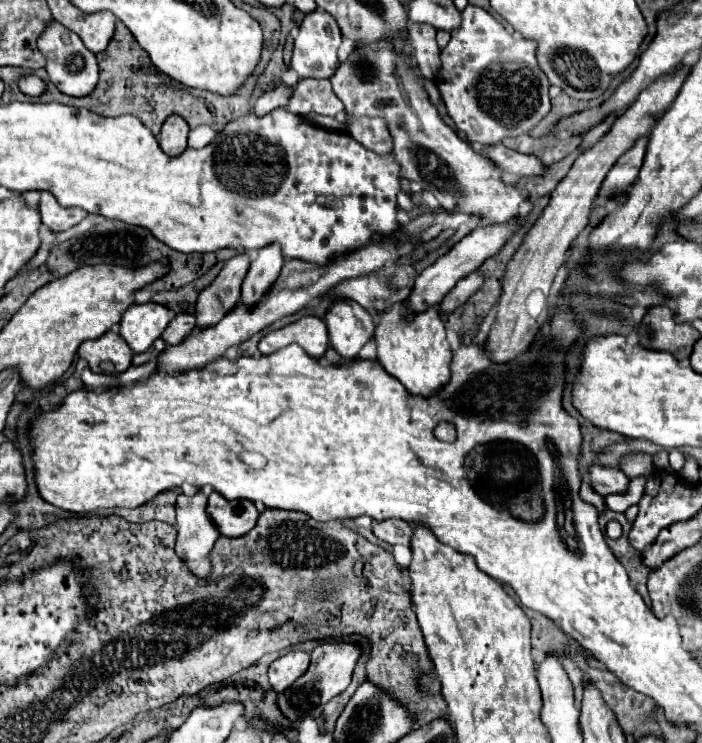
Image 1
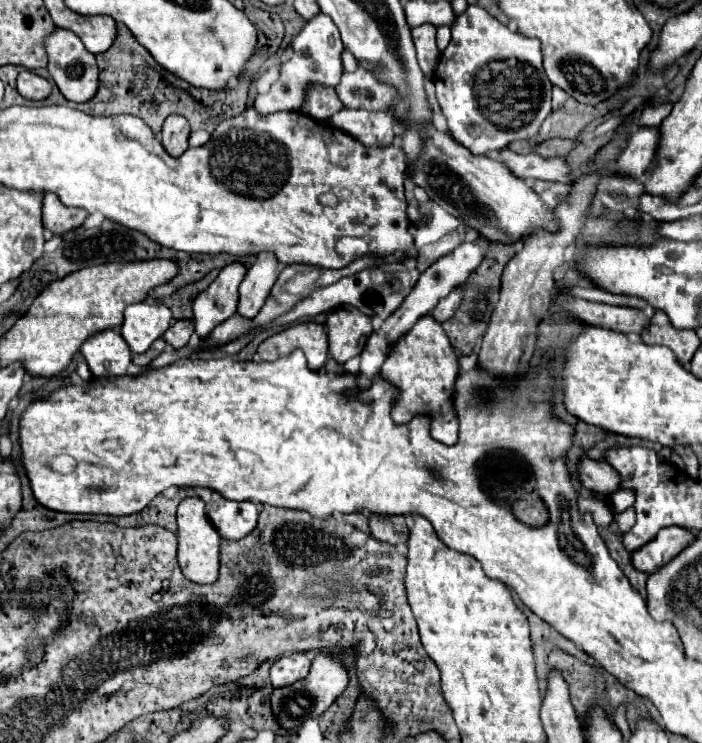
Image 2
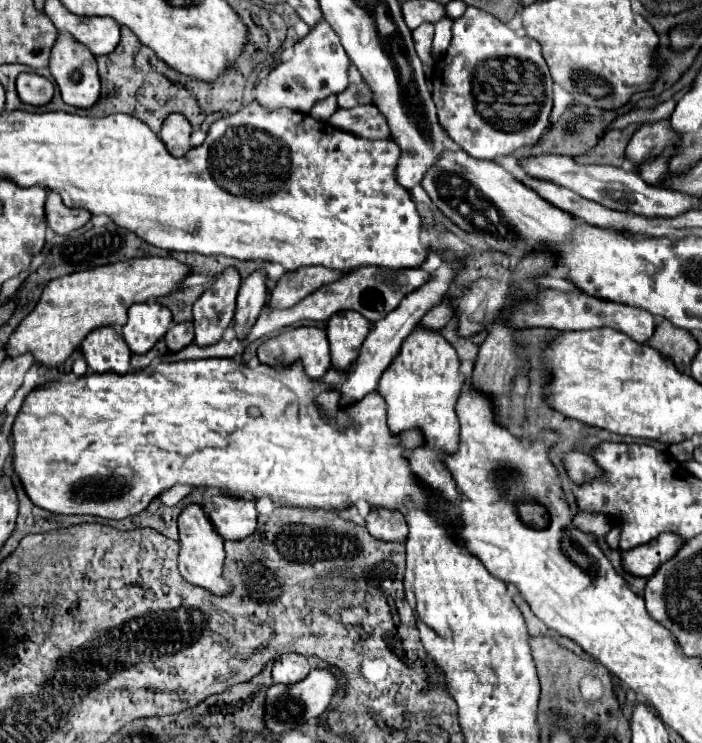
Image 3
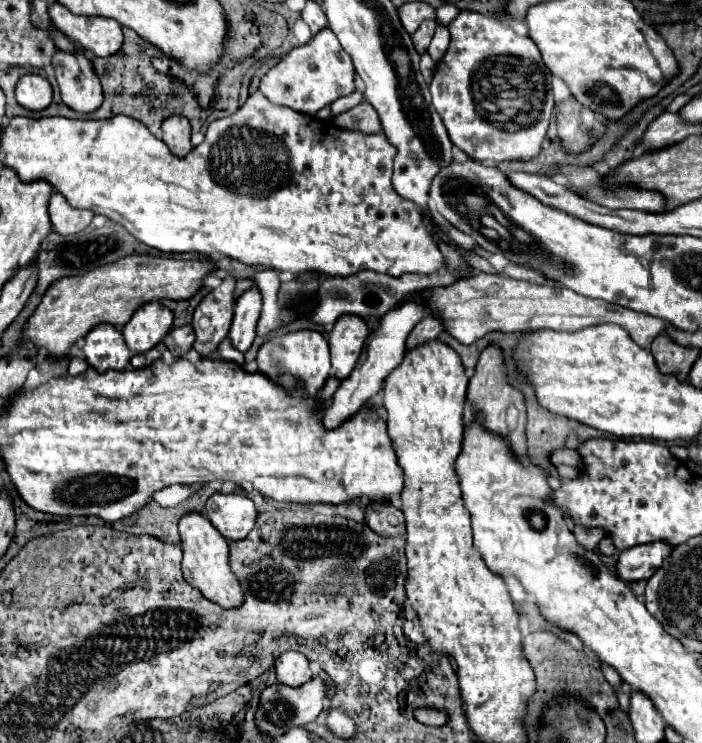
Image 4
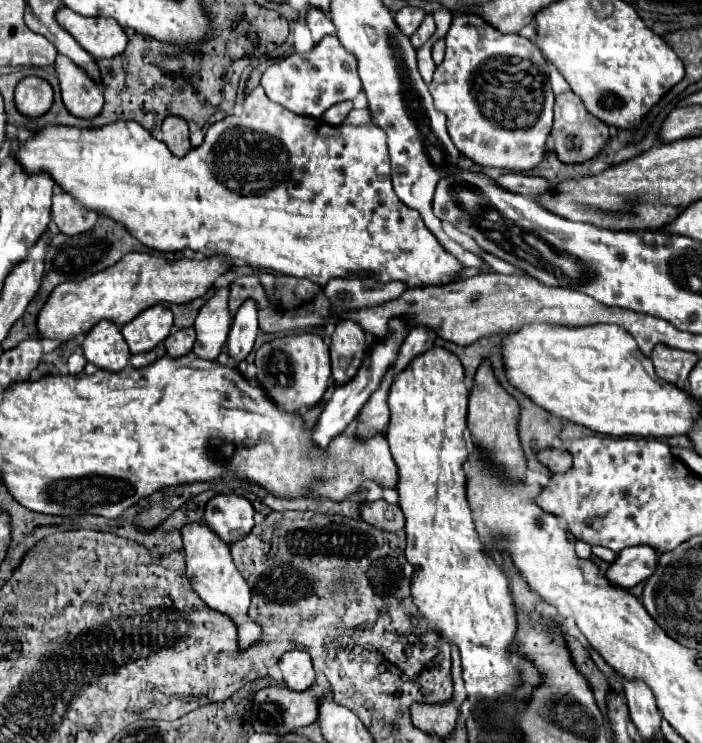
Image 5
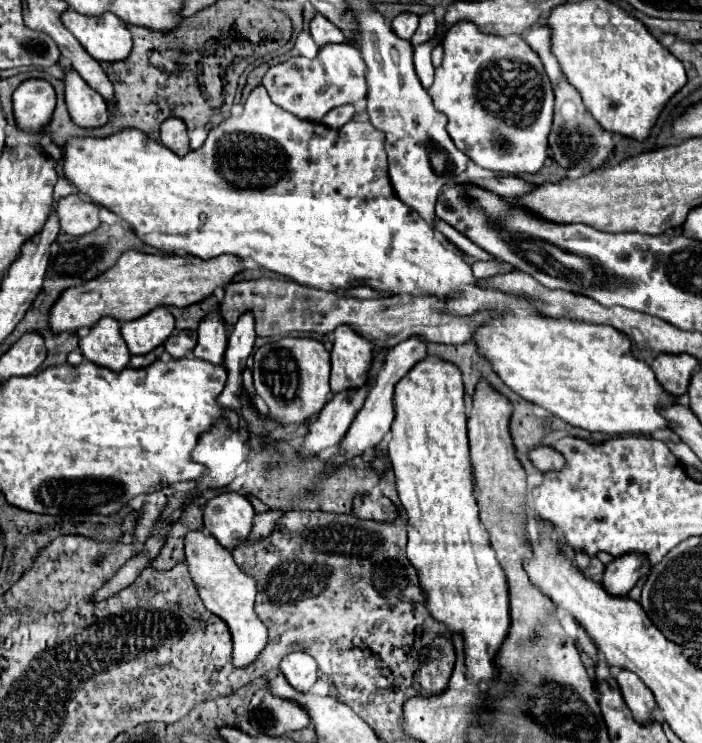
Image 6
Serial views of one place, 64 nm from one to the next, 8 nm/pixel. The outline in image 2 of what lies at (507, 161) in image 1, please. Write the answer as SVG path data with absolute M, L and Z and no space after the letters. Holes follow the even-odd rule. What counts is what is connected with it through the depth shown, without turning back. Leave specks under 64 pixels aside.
M508 148L498 152L502 162L522 180L552 180L570 184L574 174L570 176L570 168L564 164L564 158L542 158L538 154L516 154Z

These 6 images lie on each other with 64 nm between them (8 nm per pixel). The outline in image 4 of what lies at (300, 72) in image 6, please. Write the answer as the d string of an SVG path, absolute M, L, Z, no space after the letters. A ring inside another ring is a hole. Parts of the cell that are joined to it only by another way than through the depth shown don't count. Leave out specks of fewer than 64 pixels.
M322 28L318 34L312 36L308 44L294 48L260 80L260 92L272 104L288 106L308 116L314 116L326 104L334 102L340 96L348 96L354 90L356 88L354 88L352 60L344 52L344 48L340 48L340 42L330 28Z

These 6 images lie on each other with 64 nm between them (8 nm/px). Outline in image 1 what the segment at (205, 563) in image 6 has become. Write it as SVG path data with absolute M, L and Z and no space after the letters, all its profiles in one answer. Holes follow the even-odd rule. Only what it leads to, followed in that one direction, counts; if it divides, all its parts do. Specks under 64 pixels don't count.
M198 490L194 496L178 494L178 500L176 500L176 530L178 530L176 554L188 564L188 568L198 578L206 578L210 574L208 552L212 550L216 538L220 536L216 524L212 524L212 518L206 512L206 504L208 504L208 496L202 490Z

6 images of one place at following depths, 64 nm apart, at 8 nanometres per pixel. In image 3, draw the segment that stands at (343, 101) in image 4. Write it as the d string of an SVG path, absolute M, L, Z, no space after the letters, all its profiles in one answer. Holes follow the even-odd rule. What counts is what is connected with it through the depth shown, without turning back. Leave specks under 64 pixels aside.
M364 80L358 84L348 84L348 88L344 88L344 92L340 92L338 102L340 102L340 108L372 104L372 92L368 92L368 86L364 84Z

